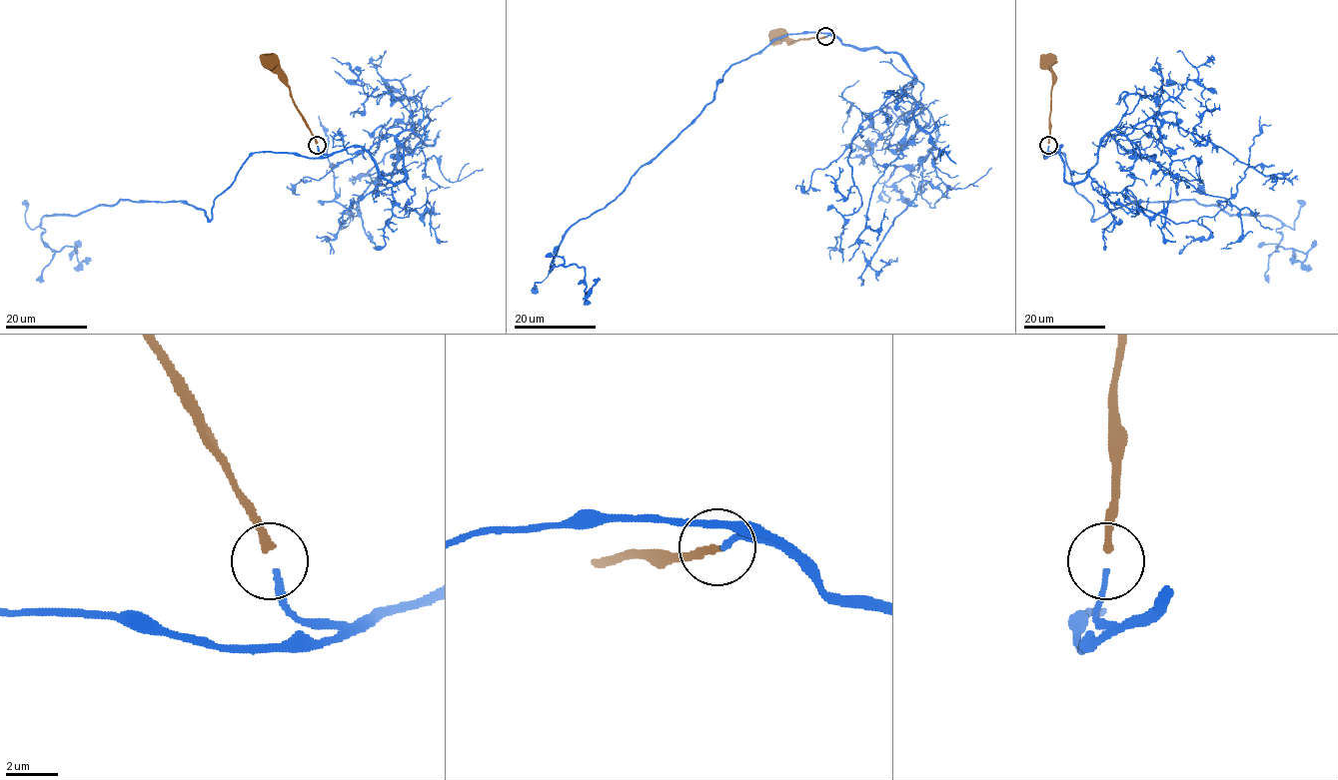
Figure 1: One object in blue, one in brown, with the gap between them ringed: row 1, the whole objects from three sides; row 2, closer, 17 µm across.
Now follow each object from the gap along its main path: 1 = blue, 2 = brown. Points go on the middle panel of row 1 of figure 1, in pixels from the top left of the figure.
1: (825, 37), (788, 34), (733, 63), (620, 194), (578, 220), (549, 270), (577, 265), (586, 294), (600, 278)
2: (825, 37), (795, 41), (777, 36)

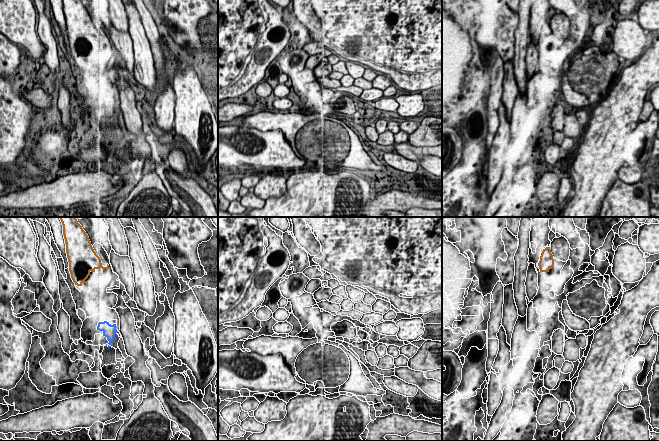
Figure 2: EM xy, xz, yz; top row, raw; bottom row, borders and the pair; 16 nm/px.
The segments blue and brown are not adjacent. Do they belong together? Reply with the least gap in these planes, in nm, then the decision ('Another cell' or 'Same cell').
Distance 650 nm. Same cell

